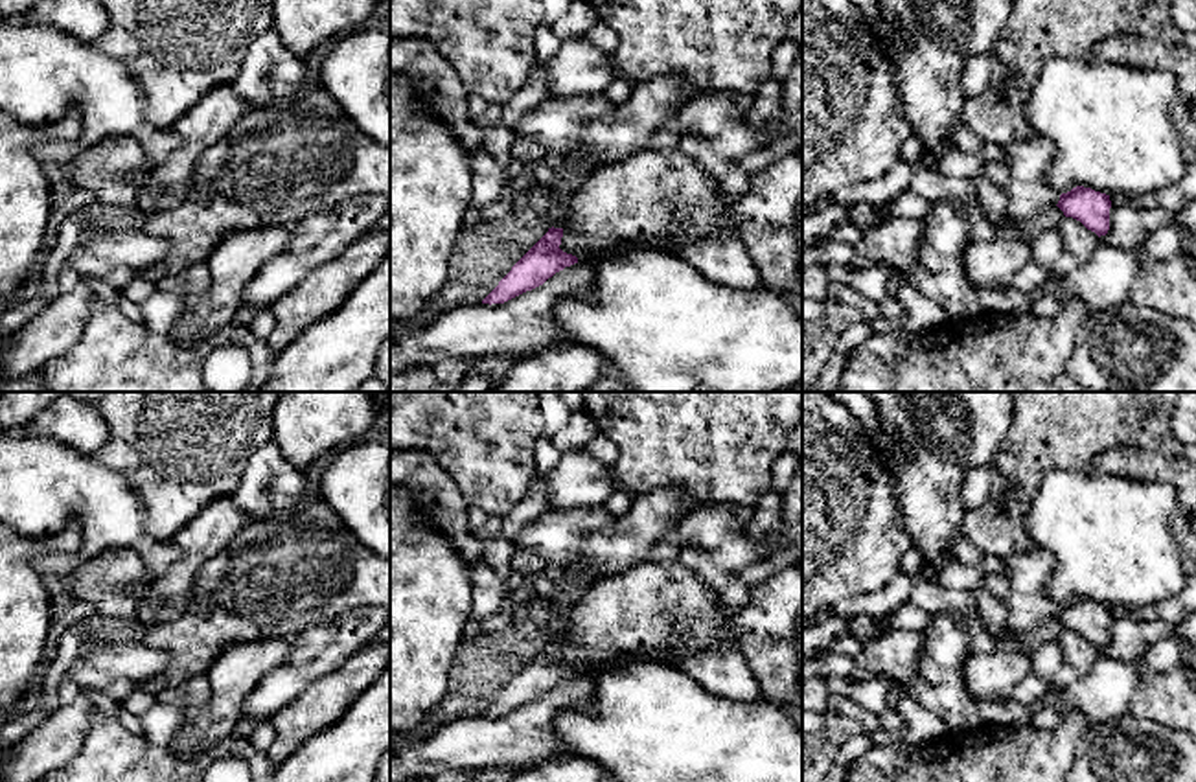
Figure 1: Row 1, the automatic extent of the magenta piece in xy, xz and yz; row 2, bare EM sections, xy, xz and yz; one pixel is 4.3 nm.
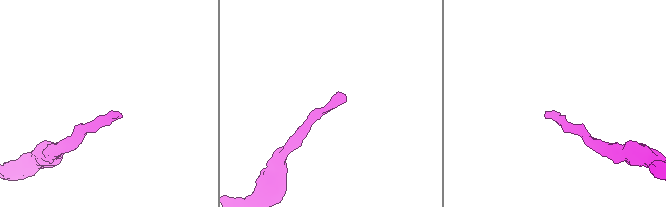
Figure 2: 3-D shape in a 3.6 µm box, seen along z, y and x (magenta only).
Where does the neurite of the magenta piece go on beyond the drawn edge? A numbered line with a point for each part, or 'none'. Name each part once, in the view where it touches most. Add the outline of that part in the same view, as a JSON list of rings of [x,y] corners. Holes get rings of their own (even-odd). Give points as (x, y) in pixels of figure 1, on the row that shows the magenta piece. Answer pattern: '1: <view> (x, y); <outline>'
none

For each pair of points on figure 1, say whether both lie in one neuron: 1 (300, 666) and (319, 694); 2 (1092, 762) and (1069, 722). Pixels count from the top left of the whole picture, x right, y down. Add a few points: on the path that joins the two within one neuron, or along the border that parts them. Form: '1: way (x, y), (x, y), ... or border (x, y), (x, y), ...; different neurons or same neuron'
1: border (348, 659), (311, 681), (278, 711); different neurons
2: border (1092, 724), (1071, 762); different neurons

